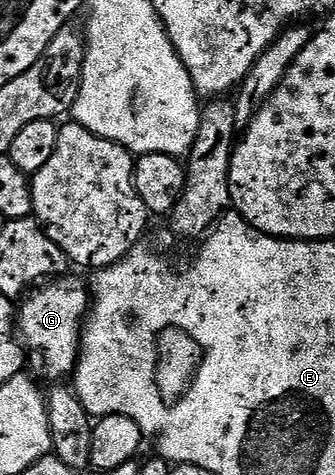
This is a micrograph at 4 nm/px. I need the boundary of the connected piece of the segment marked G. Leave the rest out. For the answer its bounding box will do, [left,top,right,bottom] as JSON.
[18,279,90,379]

